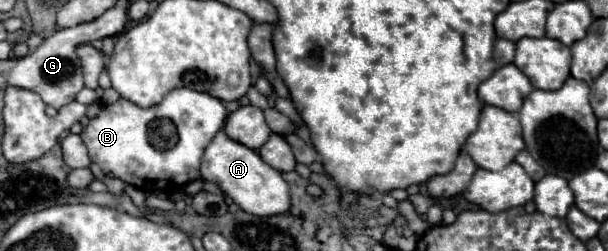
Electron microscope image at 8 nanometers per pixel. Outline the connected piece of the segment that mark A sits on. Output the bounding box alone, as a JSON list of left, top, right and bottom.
[201,131,291,217]

